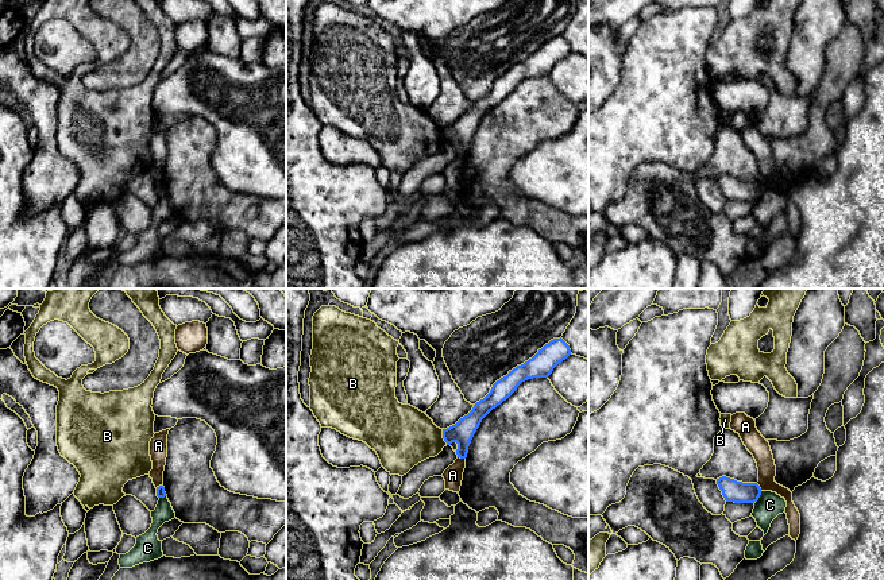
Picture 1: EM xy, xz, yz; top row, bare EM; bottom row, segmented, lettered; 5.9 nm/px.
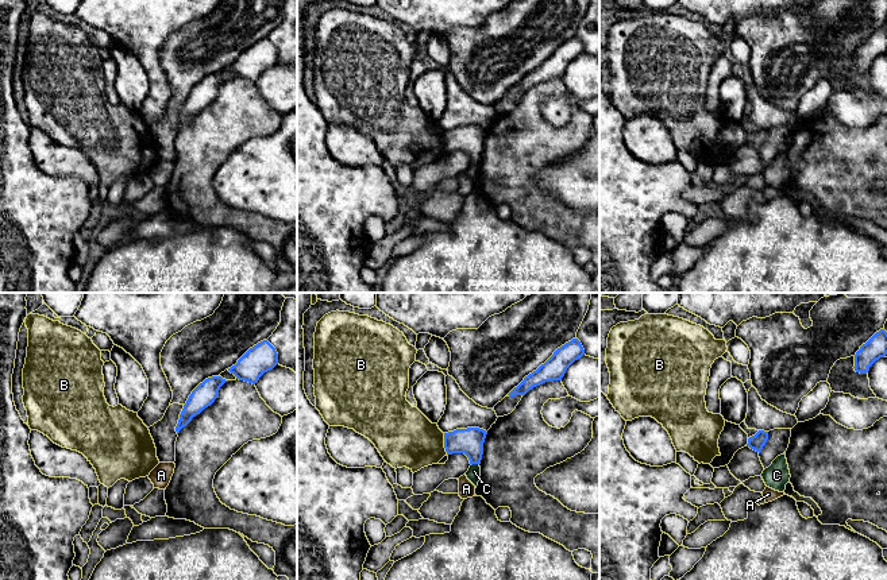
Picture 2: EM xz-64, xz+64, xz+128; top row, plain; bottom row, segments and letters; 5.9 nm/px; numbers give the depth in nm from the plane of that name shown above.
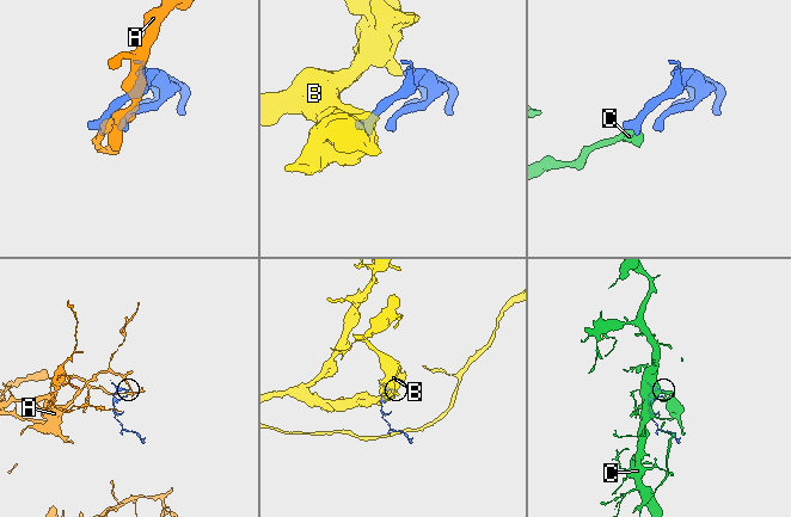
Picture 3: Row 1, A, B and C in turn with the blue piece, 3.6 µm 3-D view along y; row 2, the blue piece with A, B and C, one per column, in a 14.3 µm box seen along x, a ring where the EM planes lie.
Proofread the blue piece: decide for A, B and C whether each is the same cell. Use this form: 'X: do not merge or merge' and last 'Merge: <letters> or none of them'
A: do not merge
B: do not merge
C: do not merge
Merge: none of them

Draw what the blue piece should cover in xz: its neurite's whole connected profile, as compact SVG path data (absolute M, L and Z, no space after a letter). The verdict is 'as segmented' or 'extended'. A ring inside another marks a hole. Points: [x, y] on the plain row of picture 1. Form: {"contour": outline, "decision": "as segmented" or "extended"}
{"contour": "M560 35L545 42L538 50L521 63L497 78L490 90L476 100L472 108L460 116L455 123L443 127L443 136L447 143L458 142L456 152L466 156L471 138L482 117L498 103L506 98L517 85L533 76L548 76L553 66L571 53L570 43Z", "decision": "as segmented"}

